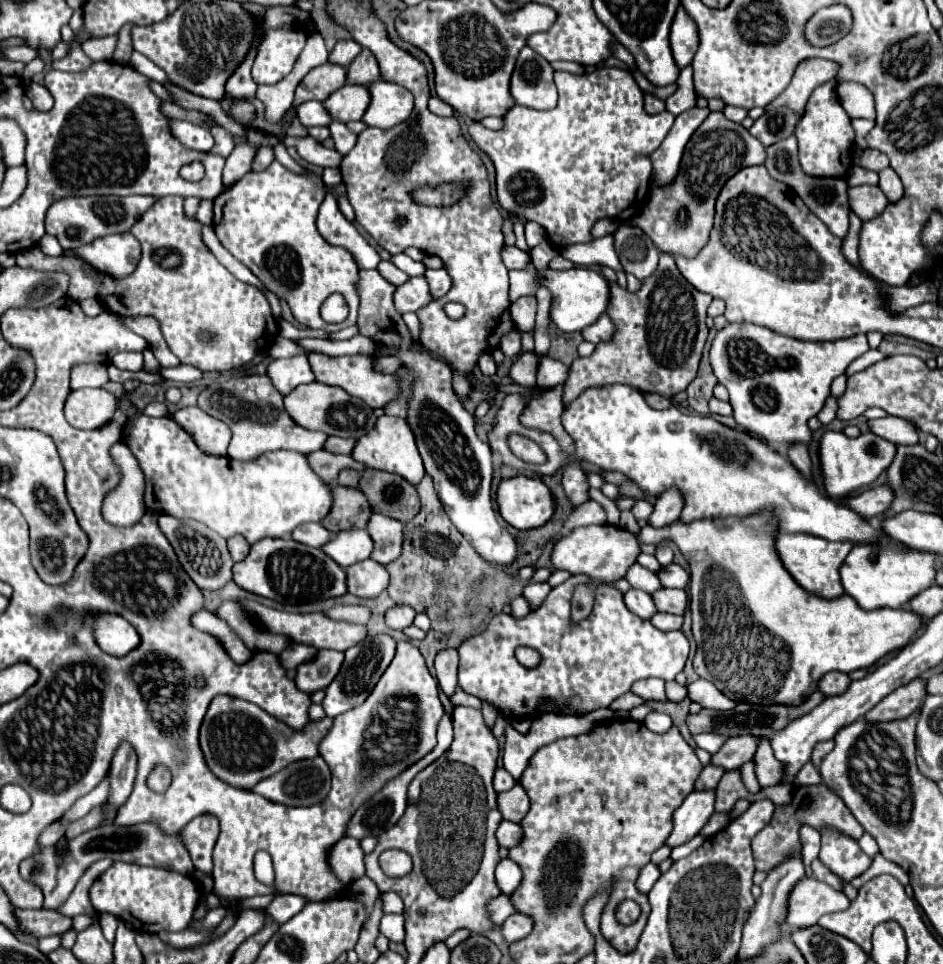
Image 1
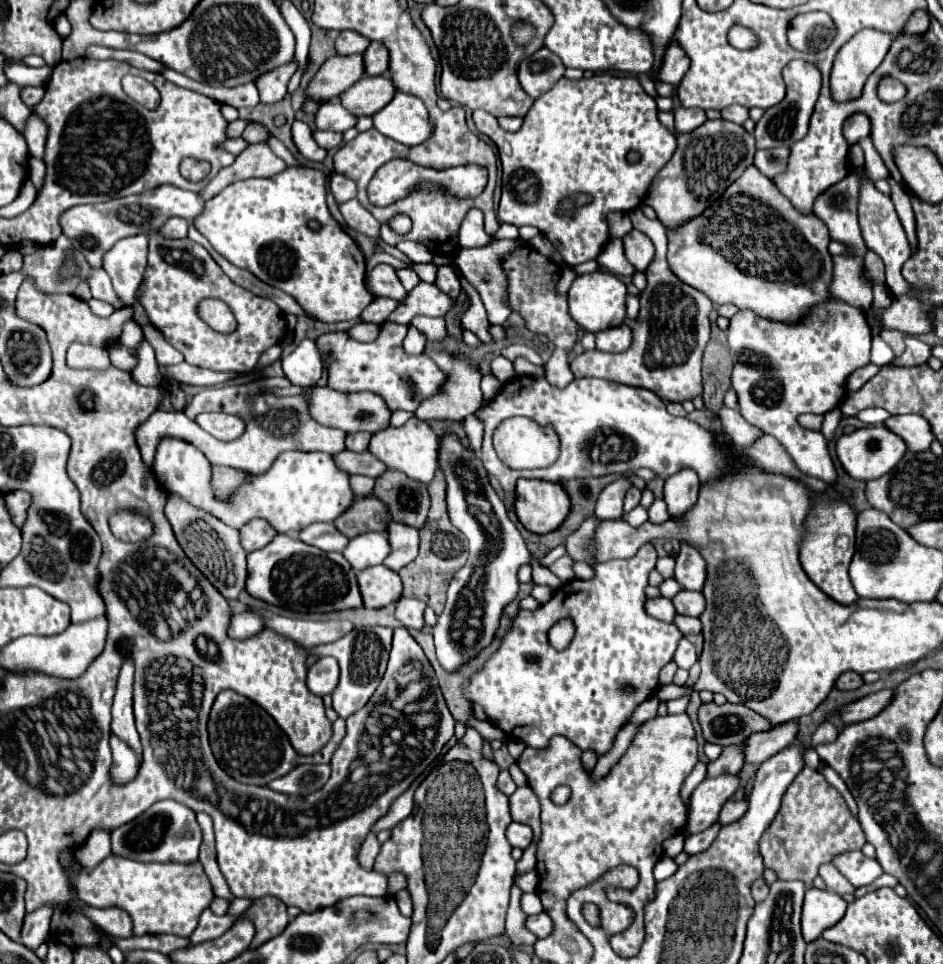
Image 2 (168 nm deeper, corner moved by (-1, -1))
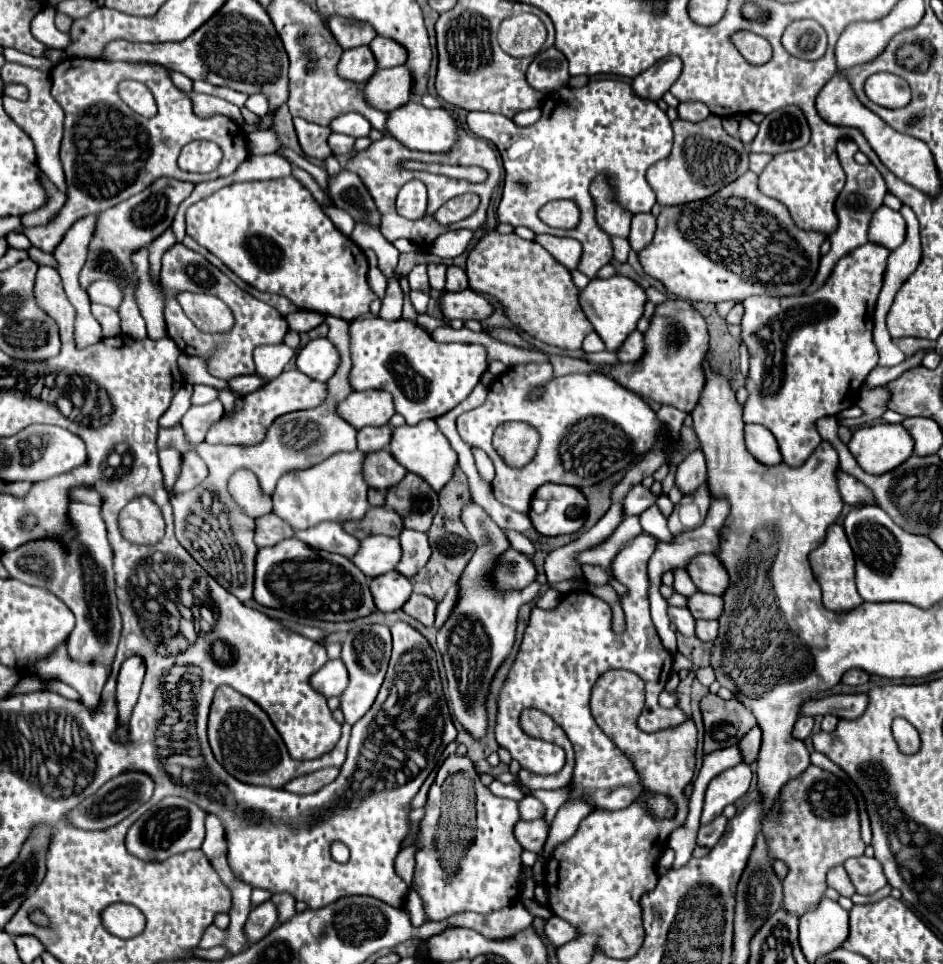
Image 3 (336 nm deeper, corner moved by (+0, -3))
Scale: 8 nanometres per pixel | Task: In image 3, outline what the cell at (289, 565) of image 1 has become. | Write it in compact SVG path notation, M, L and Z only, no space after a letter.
M296 537L258 551L254 599L264 607L320 621L354 621L376 611L368 579L350 559L308 547Z

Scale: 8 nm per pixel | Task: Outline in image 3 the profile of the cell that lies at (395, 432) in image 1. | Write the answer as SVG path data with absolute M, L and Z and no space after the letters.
M420 421L418 425L410 427L410 425L402 425L398 429L394 429L394 439L390 443L390 453L396 457L396 461L400 465L404 465L410 473L420 475L424 481L430 483L430 487L434 491L440 491L454 475L454 469L458 465L458 455L456 451L450 447L448 439L444 437L444 433L438 429L436 421Z

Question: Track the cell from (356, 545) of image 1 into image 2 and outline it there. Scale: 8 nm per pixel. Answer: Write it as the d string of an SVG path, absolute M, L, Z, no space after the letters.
M363 533L359 537L353 537L349 545L343 549L343 555L351 563L353 571L361 571L371 565L383 563L387 553L389 543L385 533Z

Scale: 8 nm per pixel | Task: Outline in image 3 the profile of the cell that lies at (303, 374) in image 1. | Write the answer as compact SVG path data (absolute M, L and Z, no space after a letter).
M326 337L310 341L306 347L302 347L296 359L296 367L316 381L330 379L336 373L338 365L340 365L340 353L334 347L334 343Z

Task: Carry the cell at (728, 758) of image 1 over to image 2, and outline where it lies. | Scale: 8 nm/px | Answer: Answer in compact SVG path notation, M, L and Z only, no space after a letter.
M795 721L775 725L773 729L763 731L763 733L753 733L751 737L743 741L745 763L763 763L771 755L785 749L795 739L795 735L797 735Z

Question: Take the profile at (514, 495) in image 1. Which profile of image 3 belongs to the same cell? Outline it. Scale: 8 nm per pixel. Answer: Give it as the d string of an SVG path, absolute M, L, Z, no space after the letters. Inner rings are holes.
M542 485L534 493L540 512L530 511L532 525L538 533L542 535L566 535L566 533L576 533L584 525L586 517L586 507L588 501L584 493L576 487L568 485ZM548 501L548 509L547 502Z

